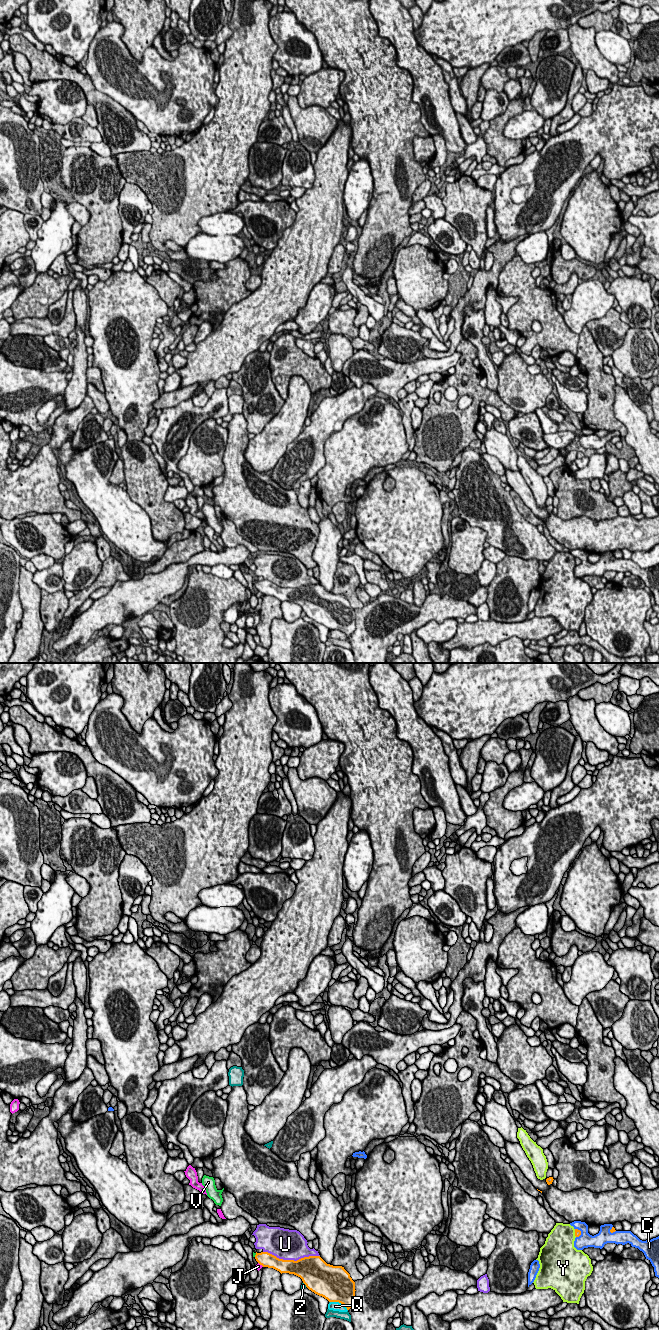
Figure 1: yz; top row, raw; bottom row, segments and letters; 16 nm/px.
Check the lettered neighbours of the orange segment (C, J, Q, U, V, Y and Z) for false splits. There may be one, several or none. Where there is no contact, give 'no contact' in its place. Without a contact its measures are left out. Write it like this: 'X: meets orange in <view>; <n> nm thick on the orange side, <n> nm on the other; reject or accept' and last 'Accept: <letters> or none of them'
C: meets orange in yz; 100 nm thick on the orange side, 240 nm on the other; reject
J: meets orange in yz; 240 nm thick on the orange side, 90 nm on the other; reject
Q: meets orange in yz; 480 nm thick on the orange side, 160 nm on the other; reject
U: meets orange in yz; 320 nm thick on the orange side, 480 nm on the other; reject
V: meets orange in yz; 240 nm thick on the orange side, 50 nm on the other; accept
Y: meets orange in yz; 100 nm thick on the orange side, 420 nm on the other; reject
Z: meets orange in yz; 500 nm thick on the orange side, 70 nm on the other; reject
Accept: V

